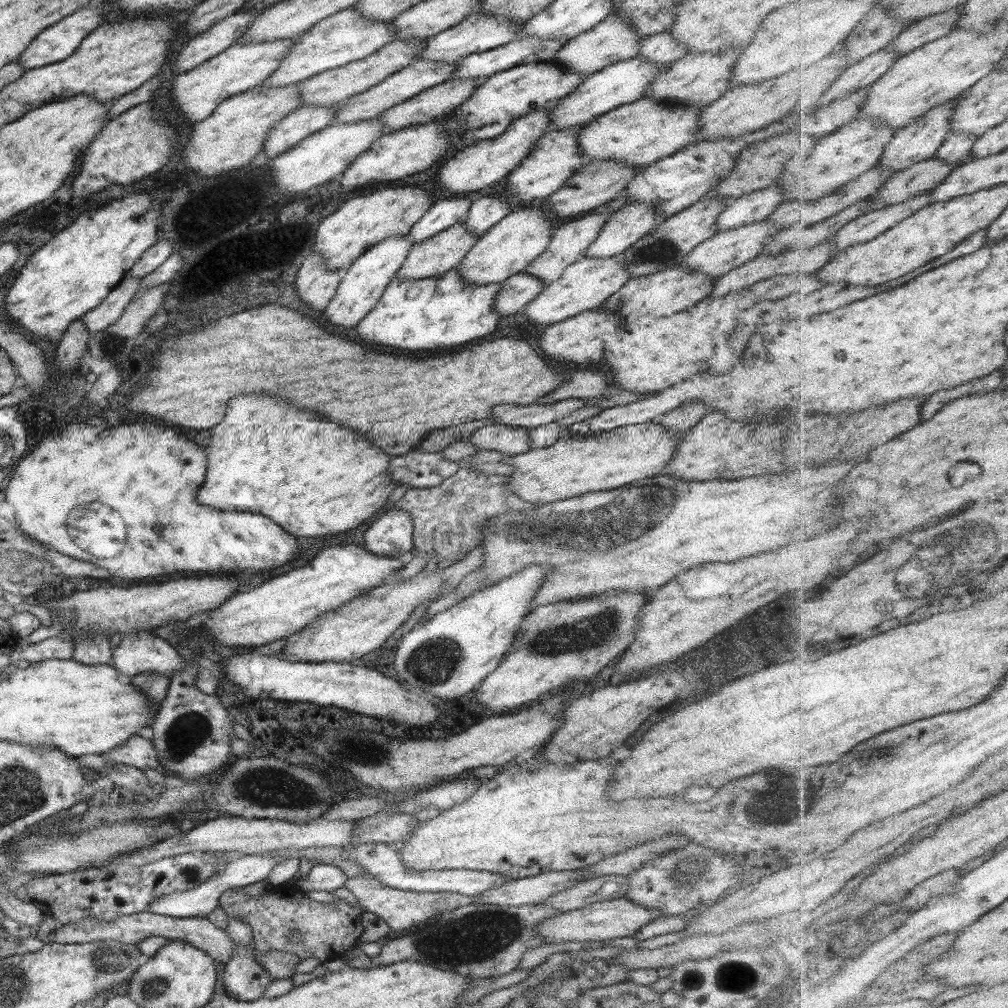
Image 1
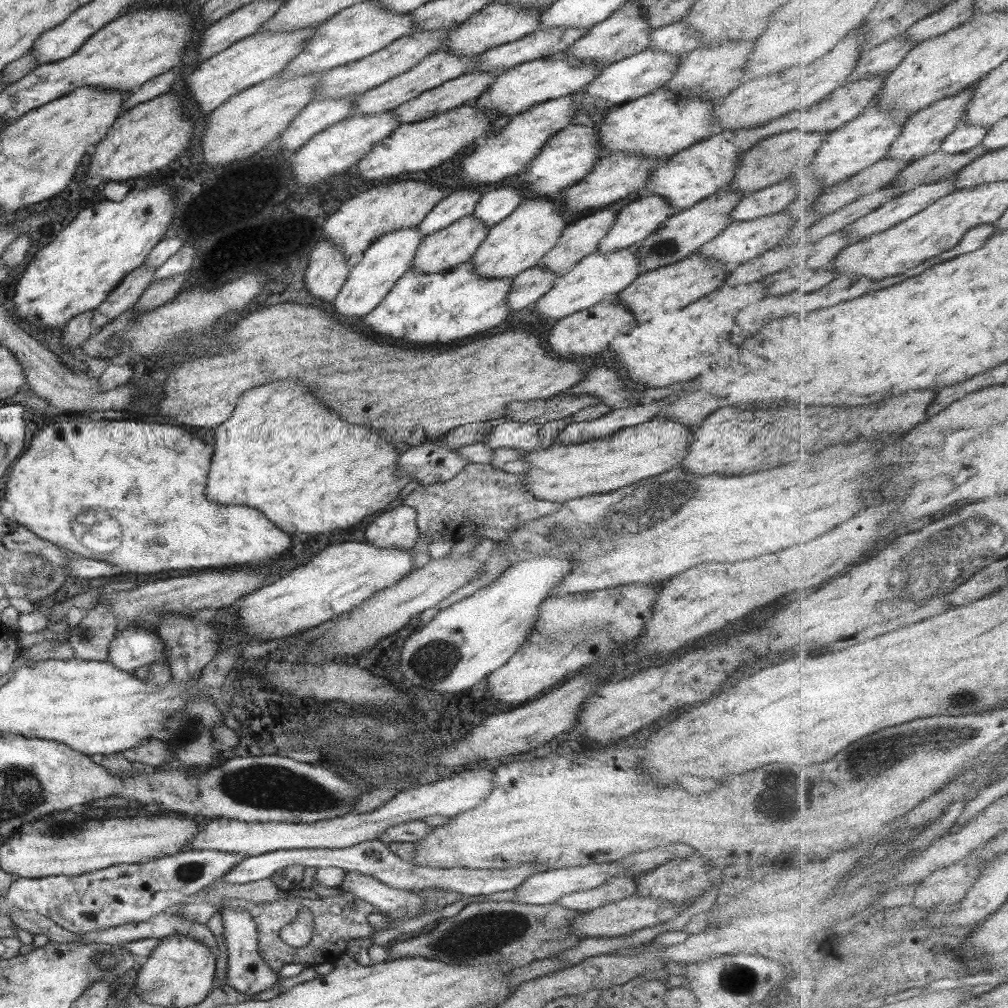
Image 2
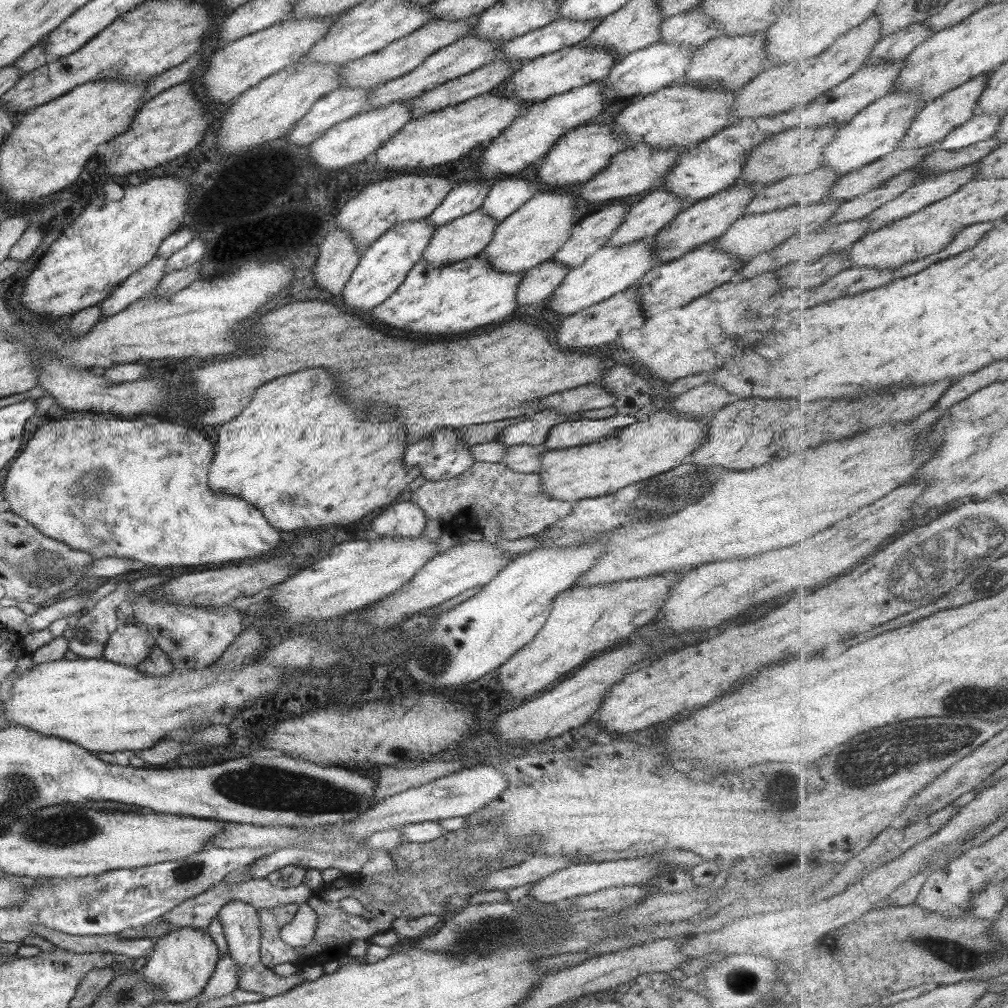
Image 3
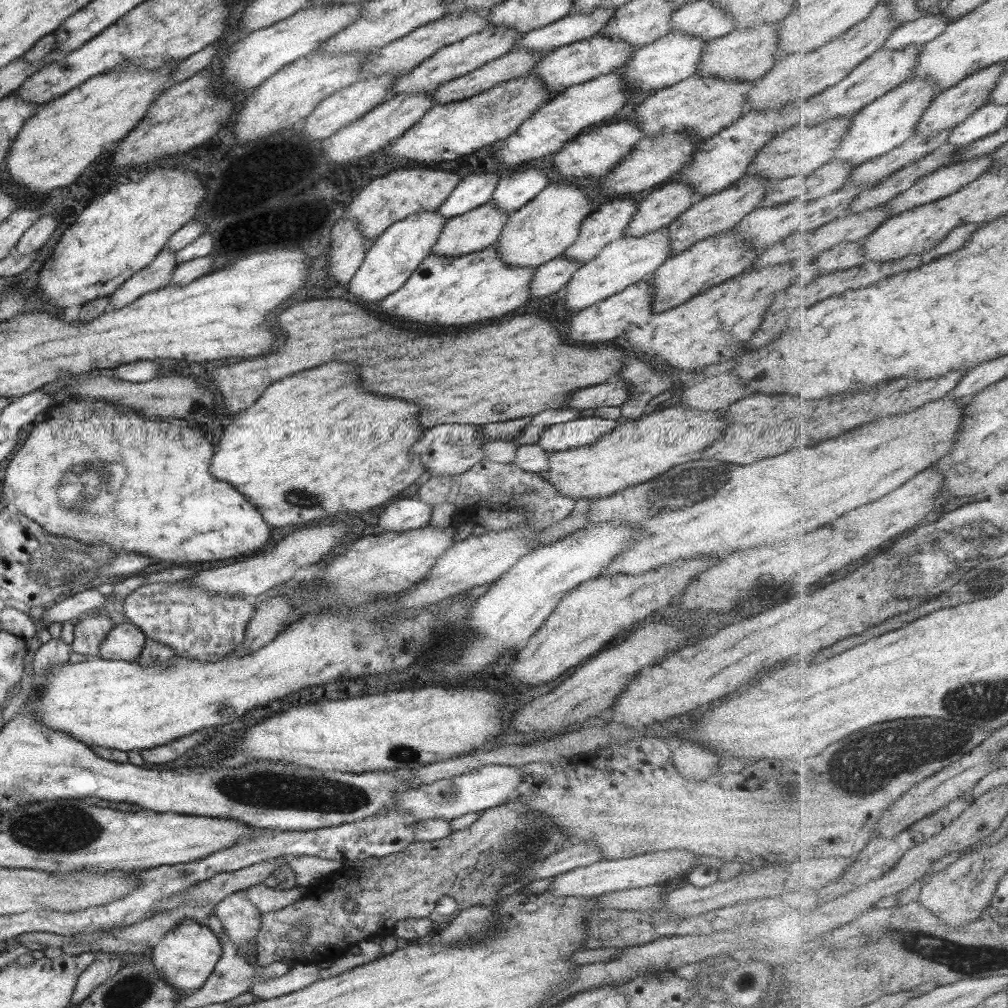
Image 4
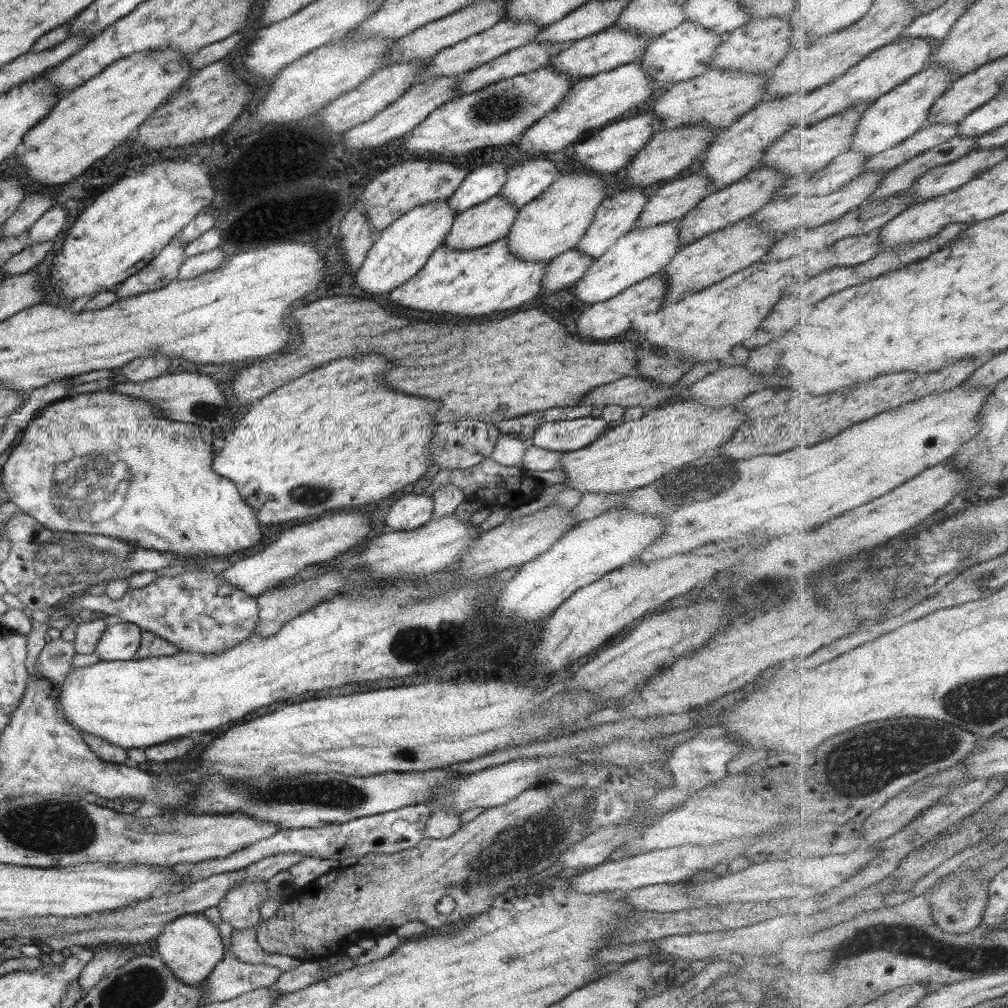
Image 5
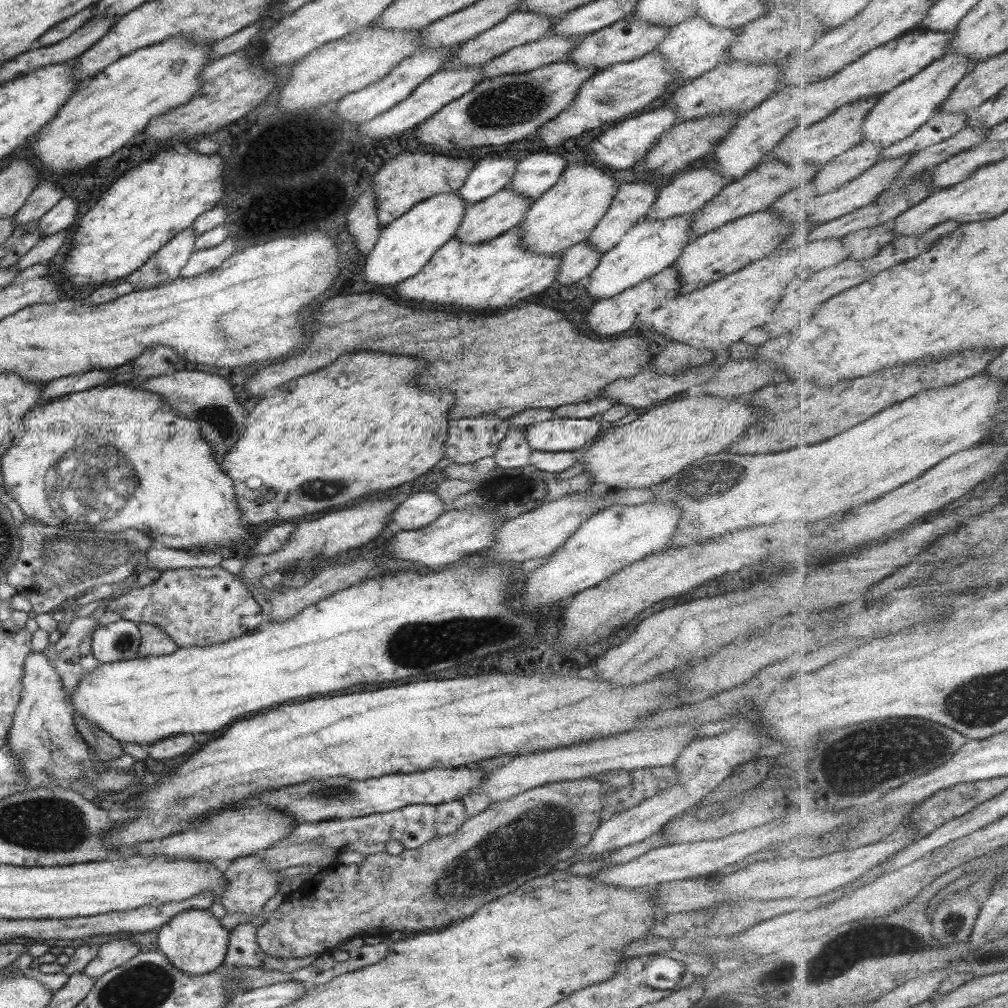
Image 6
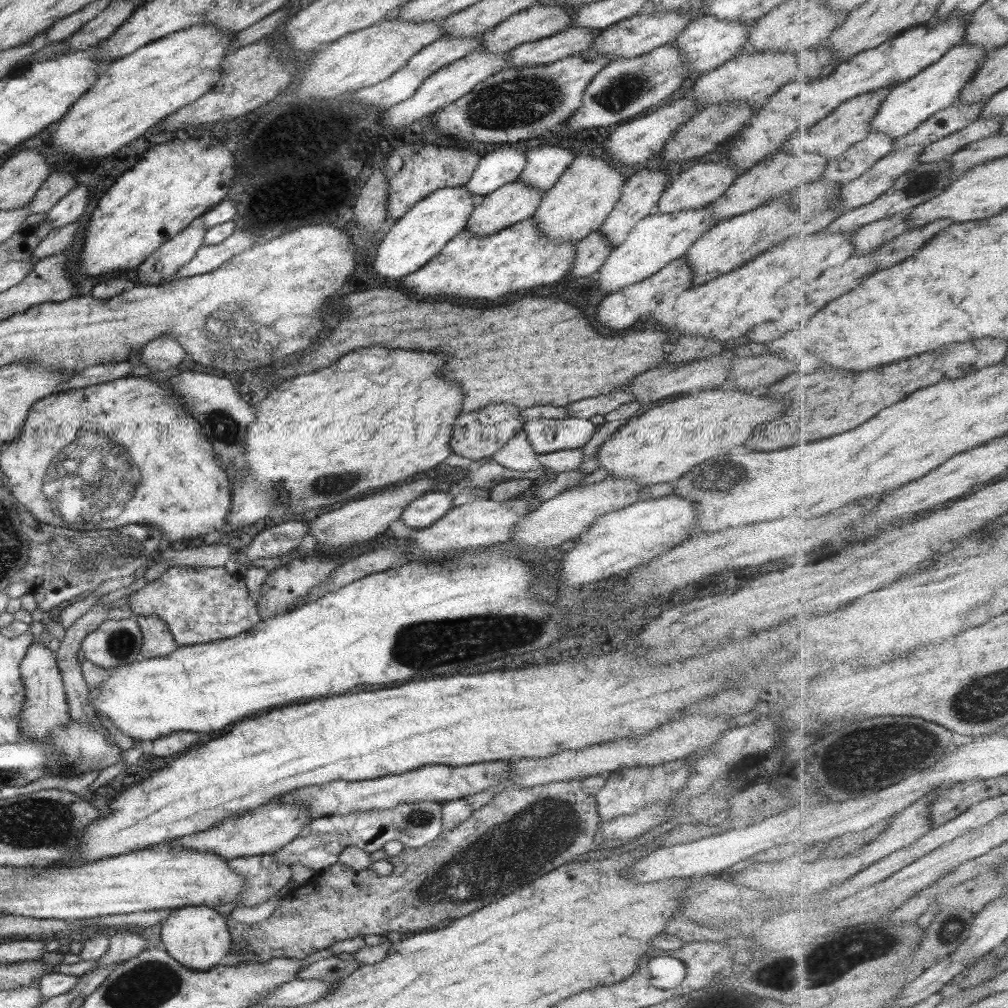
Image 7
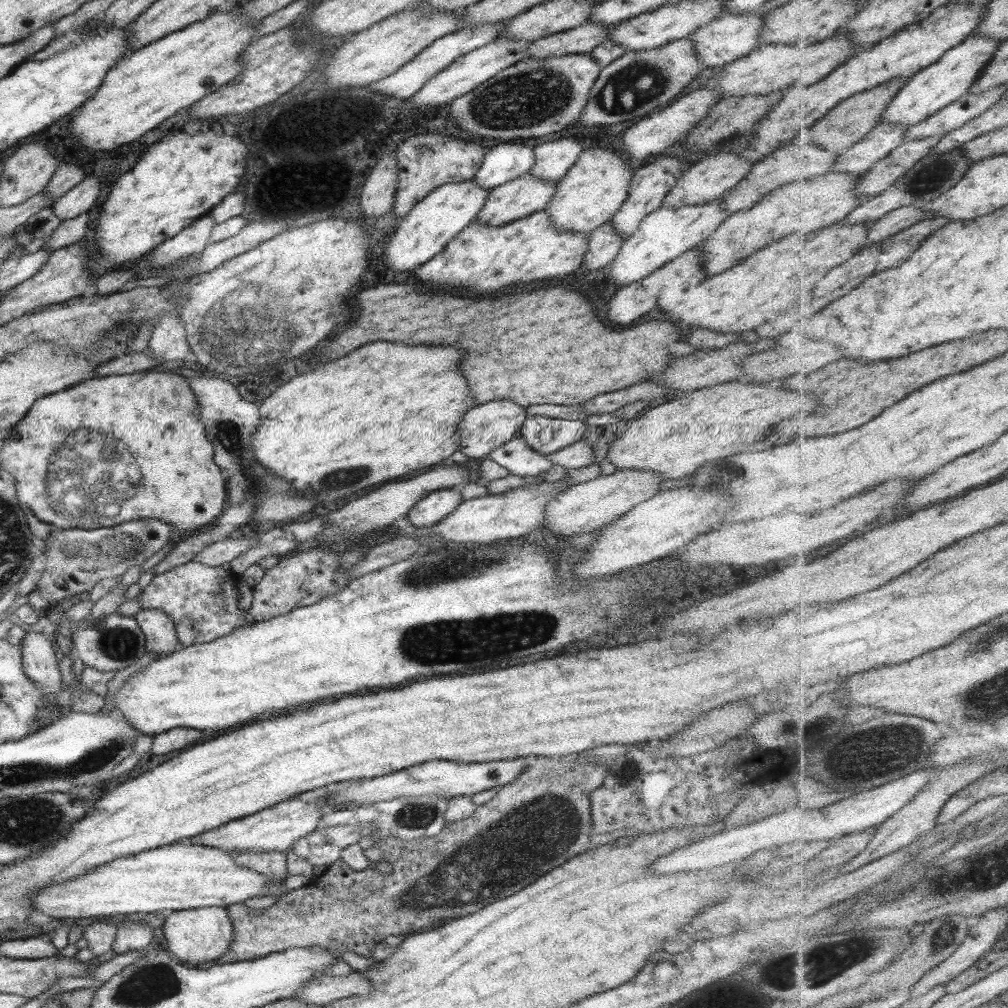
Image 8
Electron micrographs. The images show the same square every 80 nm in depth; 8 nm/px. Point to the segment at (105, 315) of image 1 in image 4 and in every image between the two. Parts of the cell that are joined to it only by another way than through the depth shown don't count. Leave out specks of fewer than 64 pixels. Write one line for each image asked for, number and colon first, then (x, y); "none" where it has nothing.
2: (123, 297)
3: (142, 282)
4: (158, 273)

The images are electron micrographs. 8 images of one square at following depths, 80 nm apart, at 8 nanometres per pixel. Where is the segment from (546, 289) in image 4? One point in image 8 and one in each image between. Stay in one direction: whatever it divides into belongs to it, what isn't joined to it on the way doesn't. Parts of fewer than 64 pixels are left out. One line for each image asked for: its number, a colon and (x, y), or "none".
5: (567, 268)
6: (578, 261)
7: (590, 252)
8: (604, 242)

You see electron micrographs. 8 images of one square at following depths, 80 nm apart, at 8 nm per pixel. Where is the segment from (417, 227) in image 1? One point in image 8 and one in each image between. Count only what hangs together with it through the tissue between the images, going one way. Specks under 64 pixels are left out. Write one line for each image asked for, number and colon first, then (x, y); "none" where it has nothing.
2: (459, 204)
3: (463, 199)
4: (470, 193)
5: (482, 183)
6: (490, 175)
7: (502, 165)
8: (503, 162)

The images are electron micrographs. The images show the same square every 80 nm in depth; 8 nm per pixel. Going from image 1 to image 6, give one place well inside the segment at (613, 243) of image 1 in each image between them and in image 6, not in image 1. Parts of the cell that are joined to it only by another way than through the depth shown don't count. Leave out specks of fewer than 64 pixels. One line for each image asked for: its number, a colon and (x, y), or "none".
2: (636, 221)
3: (644, 219)
4: (657, 209)
5: (672, 201)
6: (688, 192)

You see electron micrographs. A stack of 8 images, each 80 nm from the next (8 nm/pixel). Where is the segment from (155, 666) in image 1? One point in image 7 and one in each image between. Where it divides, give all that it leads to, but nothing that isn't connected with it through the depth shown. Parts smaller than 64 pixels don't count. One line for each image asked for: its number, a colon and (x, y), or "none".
2: (131, 648)
3: (127, 645)
4: (124, 641)
5: (118, 642)
6: (119, 640)
7: (114, 643)

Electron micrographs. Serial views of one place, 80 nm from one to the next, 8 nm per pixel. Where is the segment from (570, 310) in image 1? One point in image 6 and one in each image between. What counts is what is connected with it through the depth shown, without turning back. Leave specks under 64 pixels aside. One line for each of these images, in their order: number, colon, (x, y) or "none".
2: (597, 277)
3: (611, 269)
4: (625, 261)
5: (639, 253)
6: (650, 246)

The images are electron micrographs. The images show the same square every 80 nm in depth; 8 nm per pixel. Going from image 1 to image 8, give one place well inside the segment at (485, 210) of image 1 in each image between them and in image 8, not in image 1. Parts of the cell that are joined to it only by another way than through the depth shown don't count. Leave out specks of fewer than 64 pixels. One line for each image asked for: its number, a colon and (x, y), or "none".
2: (495, 205)
3: (506, 196)
4: (515, 188)
5: (525, 181)
6: (535, 173)
7: (544, 165)
8: (552, 160)

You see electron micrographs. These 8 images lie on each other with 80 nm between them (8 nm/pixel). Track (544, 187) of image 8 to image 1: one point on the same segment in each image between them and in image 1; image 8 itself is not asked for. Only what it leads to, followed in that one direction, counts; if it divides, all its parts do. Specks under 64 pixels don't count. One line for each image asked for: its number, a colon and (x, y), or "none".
1: (437, 254)
2: (455, 244)
3: (465, 236)
4: (477, 229)
5: (482, 224)
6: (483, 221)
7: (515, 201)

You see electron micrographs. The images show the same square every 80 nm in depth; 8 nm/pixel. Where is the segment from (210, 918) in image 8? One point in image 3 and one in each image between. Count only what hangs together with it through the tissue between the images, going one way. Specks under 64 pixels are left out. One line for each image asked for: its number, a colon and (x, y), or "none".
3: (180, 962)
4: (185, 955)
5: (189, 946)
6: (193, 941)
7: (196, 937)

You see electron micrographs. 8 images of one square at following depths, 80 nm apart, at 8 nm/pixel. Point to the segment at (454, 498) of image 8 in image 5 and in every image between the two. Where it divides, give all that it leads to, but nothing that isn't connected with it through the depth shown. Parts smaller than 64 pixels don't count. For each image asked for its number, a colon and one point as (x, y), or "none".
5: (408, 512)
6: (418, 509)
7: (430, 506)

